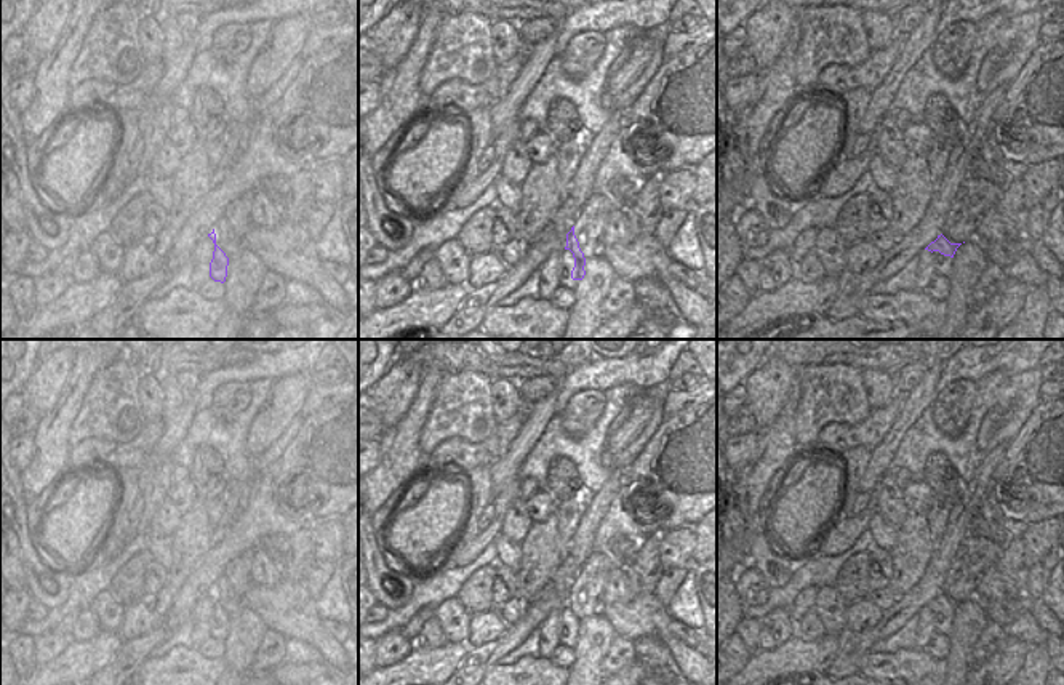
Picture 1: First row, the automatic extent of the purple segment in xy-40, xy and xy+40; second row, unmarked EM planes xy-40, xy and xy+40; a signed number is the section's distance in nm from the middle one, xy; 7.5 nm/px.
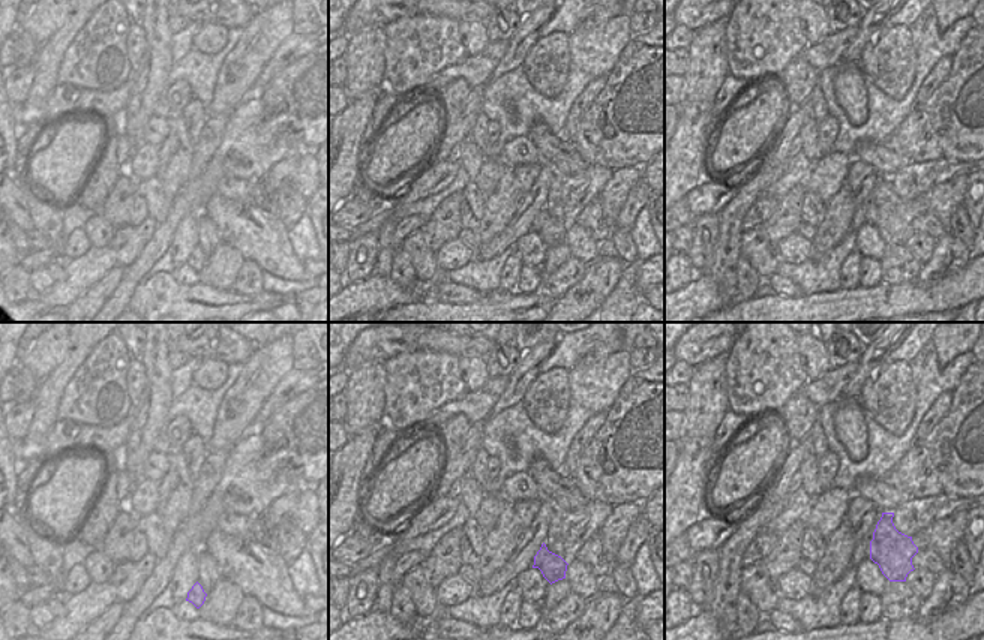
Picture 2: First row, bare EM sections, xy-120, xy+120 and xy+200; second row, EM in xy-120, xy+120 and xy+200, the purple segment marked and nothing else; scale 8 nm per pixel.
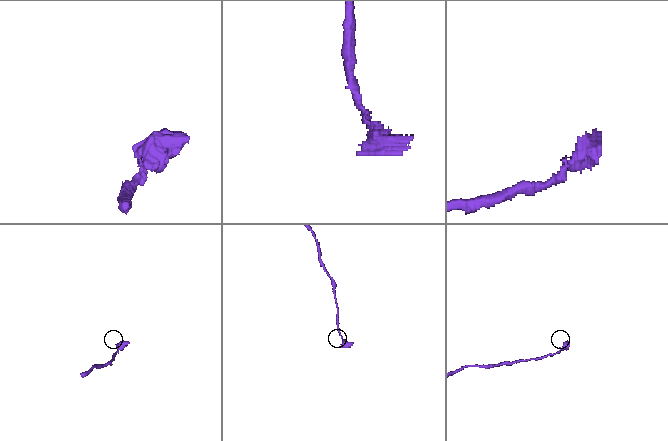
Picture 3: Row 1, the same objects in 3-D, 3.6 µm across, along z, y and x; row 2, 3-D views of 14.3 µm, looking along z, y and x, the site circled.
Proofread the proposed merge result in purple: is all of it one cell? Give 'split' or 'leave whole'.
split

